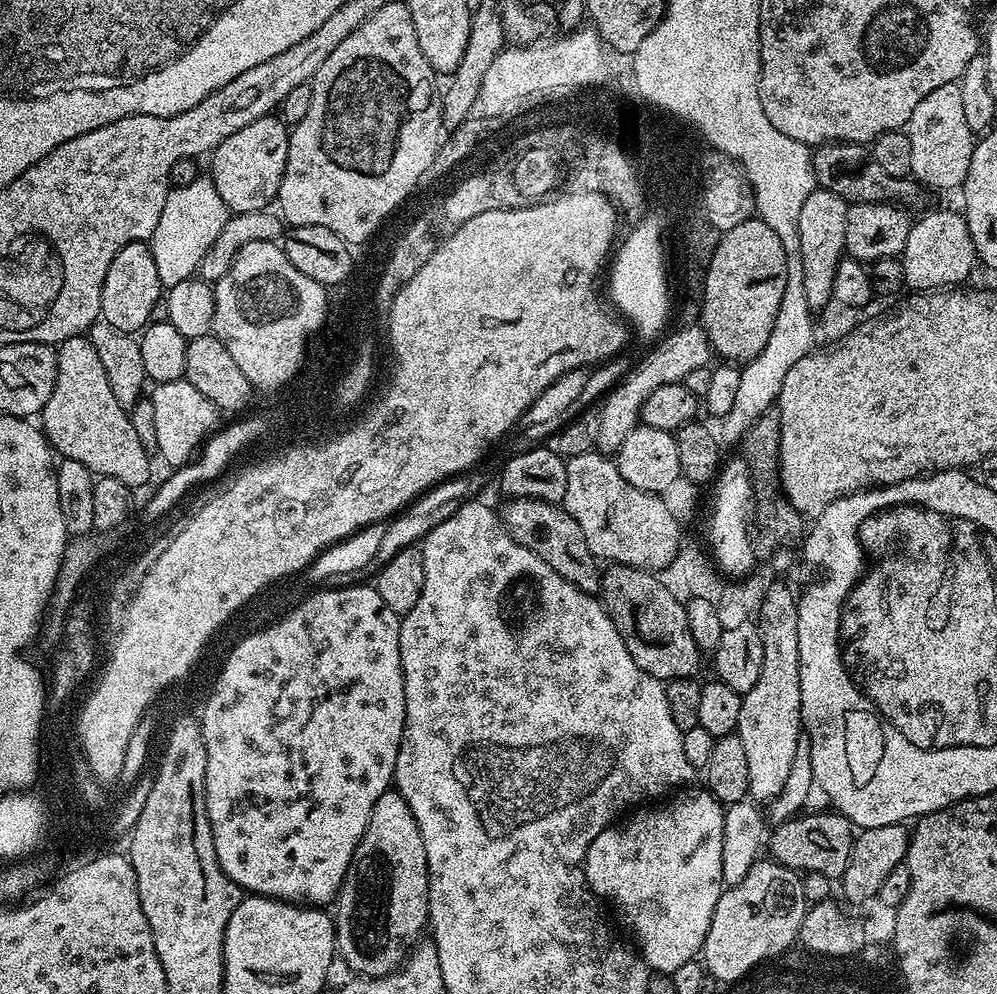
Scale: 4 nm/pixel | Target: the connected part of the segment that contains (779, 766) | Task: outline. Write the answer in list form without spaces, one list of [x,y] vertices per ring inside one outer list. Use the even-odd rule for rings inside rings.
[[[781,582],[772,583],[768,593],[765,594],[765,600],[761,606],[758,615],[758,627],[762,634],[763,658],[762,658],[762,674],[758,678],[758,682],[754,682],[754,686],[750,686],[750,690],[743,693],[744,701],[742,702],[742,711],[738,713],[738,726],[735,735],[742,738],[742,746],[746,749],[746,766],[750,769],[750,778],[748,779],[748,791],[751,799],[764,800],[770,802],[782,790],[782,786],[786,786],[786,778],[790,778],[790,766],[794,763],[794,754],[802,746],[802,725],[800,723],[800,699],[802,698],[802,690],[800,689],[800,655],[798,654],[798,596],[794,591],[791,592],[786,585]]]

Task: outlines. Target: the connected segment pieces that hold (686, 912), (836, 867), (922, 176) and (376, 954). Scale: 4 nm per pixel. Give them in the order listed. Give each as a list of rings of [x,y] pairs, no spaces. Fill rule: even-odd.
[[[696,786],[685,787],[683,791],[676,794],[681,794],[681,796],[673,795],[671,798],[665,799],[663,803],[661,803],[665,803],[661,808],[652,808],[656,806],[644,806],[639,810],[633,811],[627,818],[624,818],[629,818],[629,820],[621,819],[619,822],[609,824],[608,827],[602,830],[602,834],[598,834],[598,838],[594,838],[594,842],[590,842],[588,853],[584,859],[584,879],[590,889],[591,895],[593,897],[601,896],[601,898],[596,898],[603,901],[605,905],[608,903],[609,906],[620,915],[621,922],[632,931],[632,936],[636,939],[637,944],[635,944],[635,947],[638,949],[640,956],[644,959],[644,963],[656,974],[671,974],[674,970],[678,970],[678,966],[686,966],[686,962],[697,959],[697,957],[701,955],[704,947],[704,939],[710,930],[710,922],[714,918],[714,906],[718,906],[718,898],[724,893],[726,887],[724,883],[725,805],[721,804],[719,800],[715,800],[707,787],[692,787]]]
[[[835,810],[812,812],[809,816],[797,814],[791,820],[782,820],[771,829],[766,840],[766,852],[777,864],[791,868],[797,874],[817,872],[836,882],[850,866],[854,826]]]
[[[959,83],[938,86],[922,98],[905,124],[904,131],[910,138],[911,173],[923,185],[963,185],[973,158],[976,136],[967,123]]]
[[[389,790],[382,794],[382,798],[378,798],[378,802],[374,802],[374,810],[370,810],[370,822],[366,822],[366,830],[362,834],[362,838],[358,842],[358,846],[352,855],[350,866],[344,875],[344,881],[336,894],[334,901],[334,923],[336,925],[336,951],[339,959],[344,959],[346,967],[360,978],[369,976],[387,976],[389,972],[400,967],[410,955],[410,950],[421,943],[423,934],[429,927],[428,923],[428,863],[426,862],[426,846],[422,846],[422,830],[418,830],[418,822],[414,822],[414,814],[410,810],[410,806],[406,806],[406,802],[402,798],[402,794],[395,790]]]

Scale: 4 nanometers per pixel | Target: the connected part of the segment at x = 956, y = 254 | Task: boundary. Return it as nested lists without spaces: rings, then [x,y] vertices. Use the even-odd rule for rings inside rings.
[[[934,210],[913,223],[900,259],[905,287],[914,292],[927,292],[965,283],[978,257],[963,215],[959,211]]]

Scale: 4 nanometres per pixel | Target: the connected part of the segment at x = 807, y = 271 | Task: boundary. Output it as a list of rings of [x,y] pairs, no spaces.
[[[817,187],[802,202],[802,214],[798,214],[799,256],[802,258],[803,285],[806,300],[812,310],[824,310],[833,303],[834,274],[841,260],[845,259],[846,222],[848,221],[849,201],[830,190]]]

